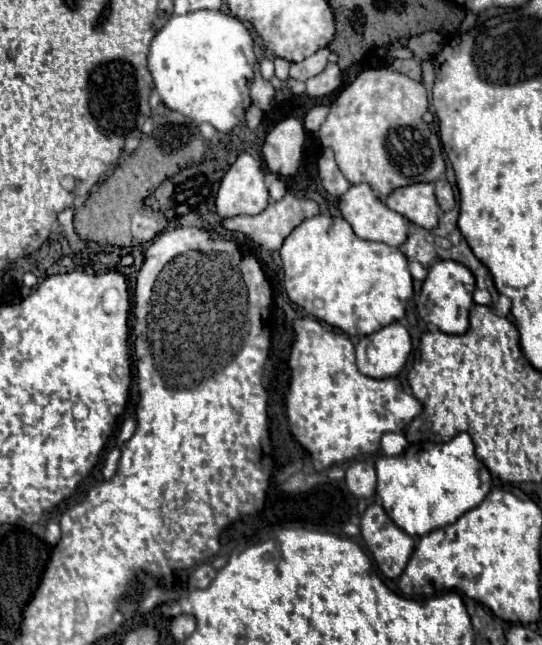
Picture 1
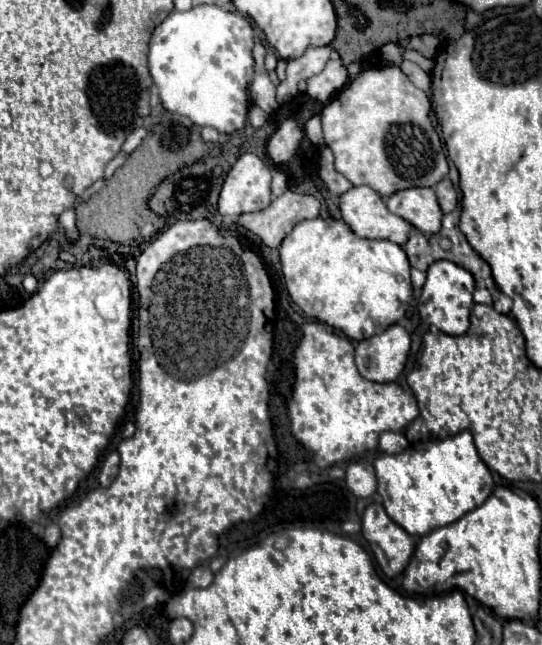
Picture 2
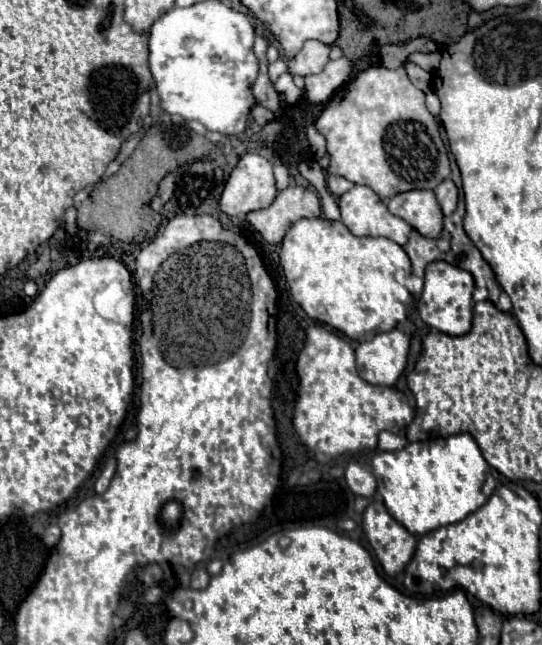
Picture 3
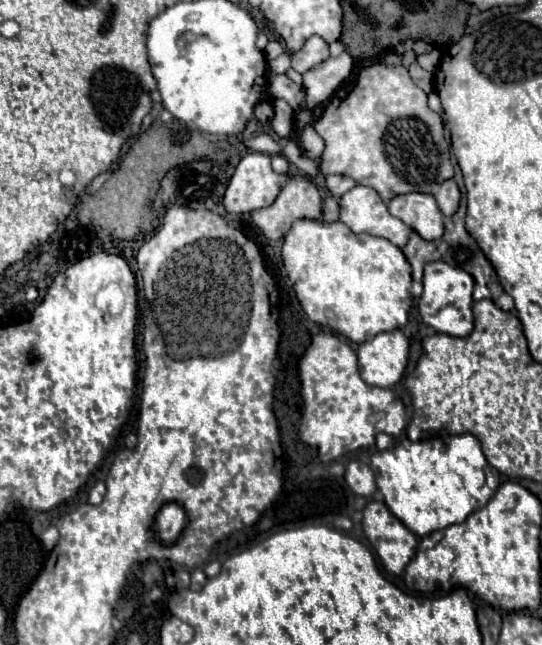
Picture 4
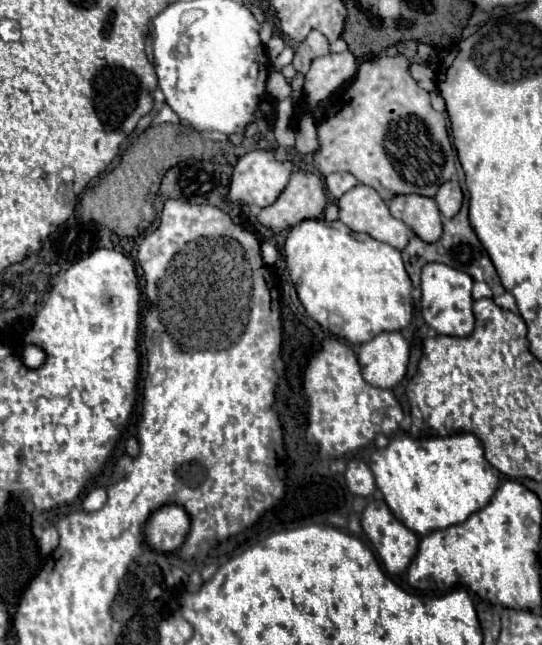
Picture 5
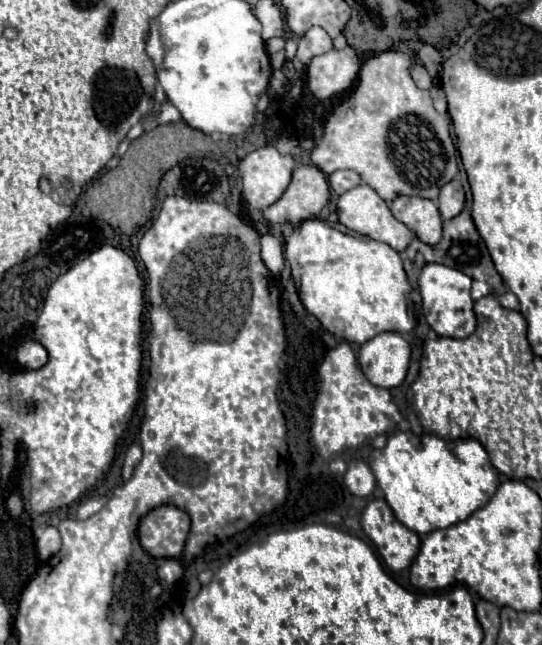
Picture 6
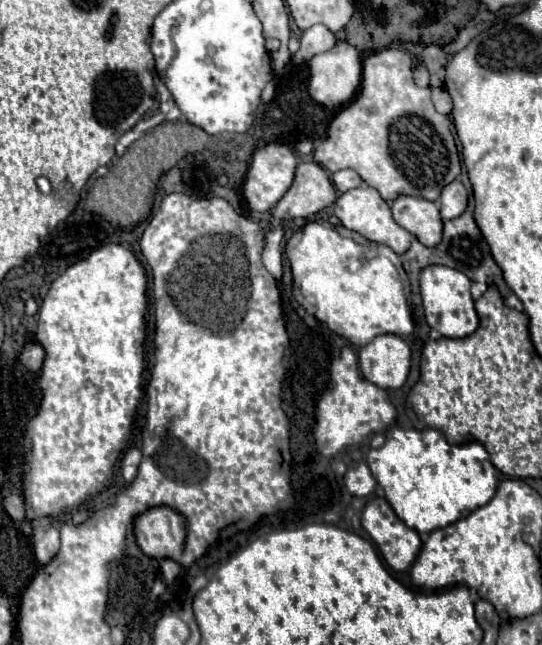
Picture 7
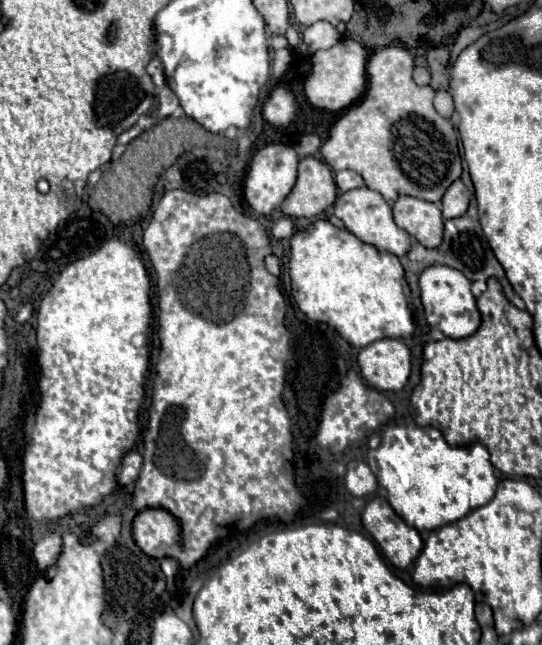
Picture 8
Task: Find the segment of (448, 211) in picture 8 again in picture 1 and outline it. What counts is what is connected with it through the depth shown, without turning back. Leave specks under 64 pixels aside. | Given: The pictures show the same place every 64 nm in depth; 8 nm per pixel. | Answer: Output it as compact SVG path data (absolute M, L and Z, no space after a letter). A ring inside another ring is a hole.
M438 178L438 180L434 182L434 186L436 186L436 200L438 200L438 206L440 206L444 212L452 210L456 202L454 202L454 192L452 192L448 180L446 180L446 178Z

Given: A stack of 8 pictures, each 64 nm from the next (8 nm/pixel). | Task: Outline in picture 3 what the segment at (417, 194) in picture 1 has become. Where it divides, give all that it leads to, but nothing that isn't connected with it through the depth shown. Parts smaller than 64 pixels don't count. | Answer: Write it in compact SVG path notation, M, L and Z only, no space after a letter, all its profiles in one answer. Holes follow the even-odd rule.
M410 190L388 200L388 210L406 220L426 238L438 238L442 232L442 210L432 190Z

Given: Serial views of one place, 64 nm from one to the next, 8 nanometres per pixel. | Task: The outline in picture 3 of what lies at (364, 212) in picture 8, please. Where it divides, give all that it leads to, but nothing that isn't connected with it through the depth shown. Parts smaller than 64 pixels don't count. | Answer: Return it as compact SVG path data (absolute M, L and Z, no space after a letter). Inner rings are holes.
M354 186L338 200L342 222L356 236L384 236L404 246L412 226L388 212L386 204L368 186Z

